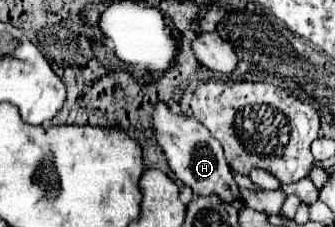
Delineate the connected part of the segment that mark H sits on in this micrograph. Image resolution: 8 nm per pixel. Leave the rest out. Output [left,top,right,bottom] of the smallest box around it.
[153,102,241,204]

